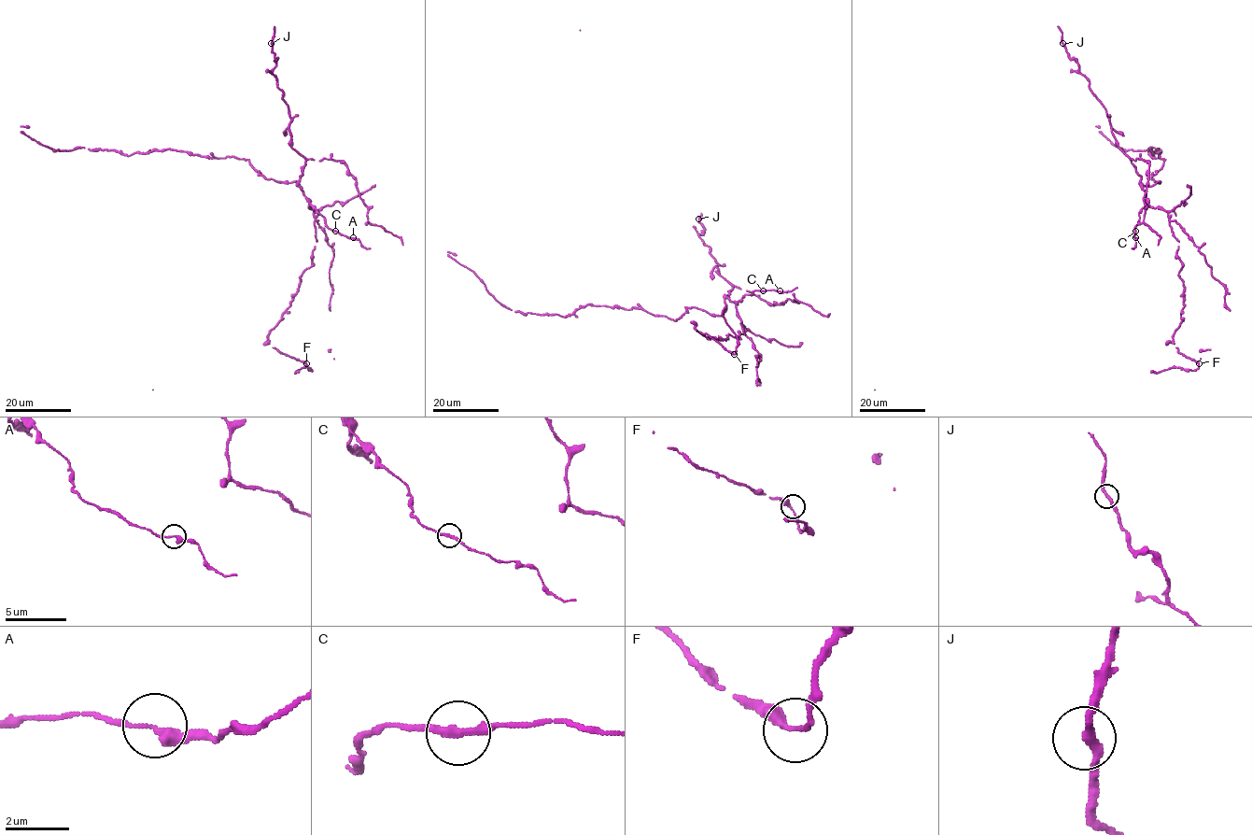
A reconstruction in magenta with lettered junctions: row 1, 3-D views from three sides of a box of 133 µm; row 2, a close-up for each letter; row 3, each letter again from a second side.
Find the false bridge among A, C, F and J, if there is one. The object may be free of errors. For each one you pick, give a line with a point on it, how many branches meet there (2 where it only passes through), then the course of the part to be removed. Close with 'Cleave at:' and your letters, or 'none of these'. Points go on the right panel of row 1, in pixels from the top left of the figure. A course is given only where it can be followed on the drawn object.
Cleave at: none of these

